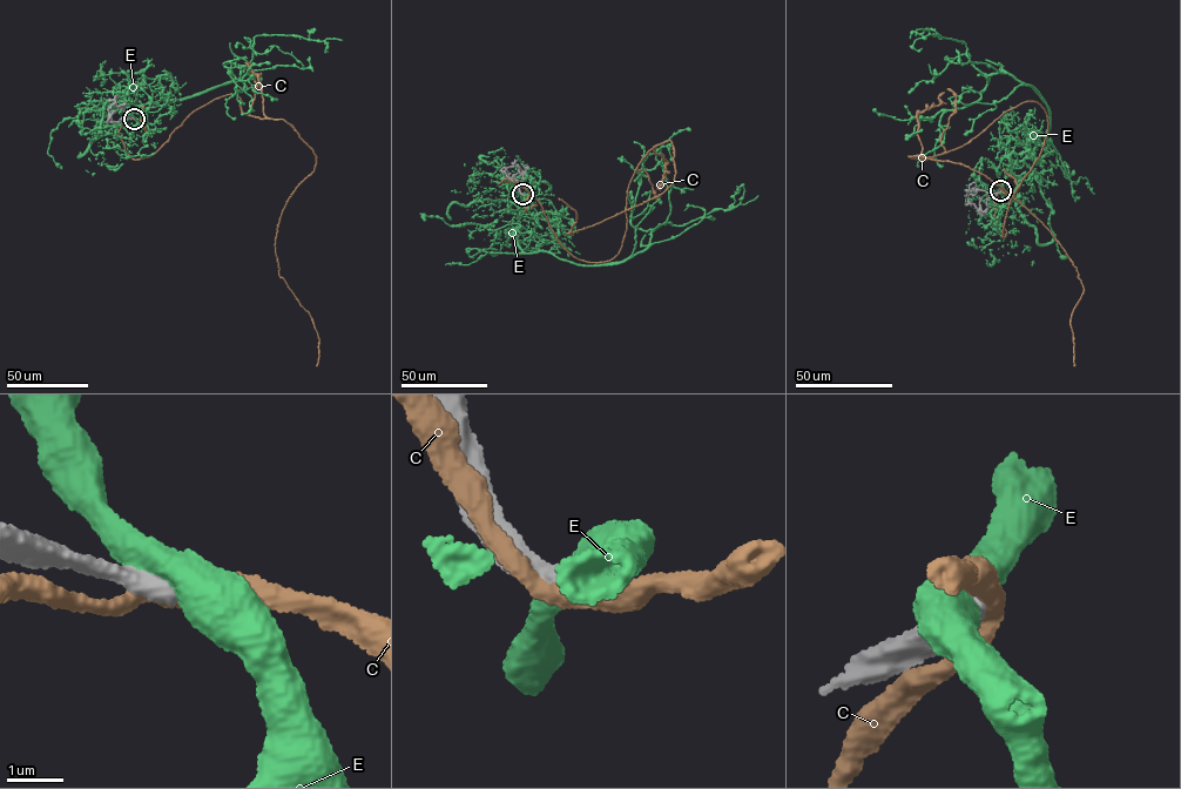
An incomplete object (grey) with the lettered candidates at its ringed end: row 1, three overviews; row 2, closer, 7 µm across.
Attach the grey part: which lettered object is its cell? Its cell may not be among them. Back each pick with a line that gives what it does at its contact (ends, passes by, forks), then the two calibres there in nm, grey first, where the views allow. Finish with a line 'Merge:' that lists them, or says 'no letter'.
Merge: no letter

